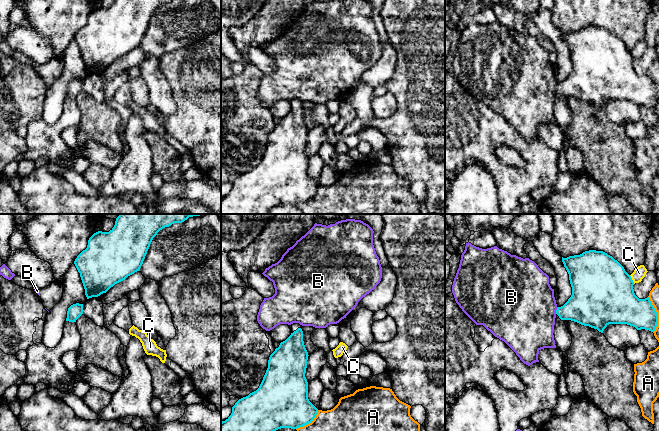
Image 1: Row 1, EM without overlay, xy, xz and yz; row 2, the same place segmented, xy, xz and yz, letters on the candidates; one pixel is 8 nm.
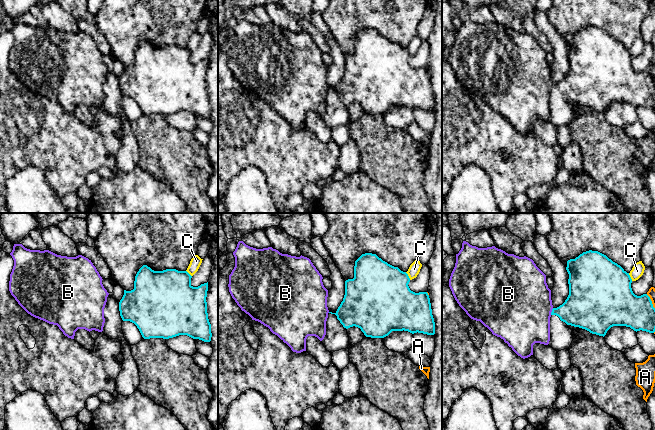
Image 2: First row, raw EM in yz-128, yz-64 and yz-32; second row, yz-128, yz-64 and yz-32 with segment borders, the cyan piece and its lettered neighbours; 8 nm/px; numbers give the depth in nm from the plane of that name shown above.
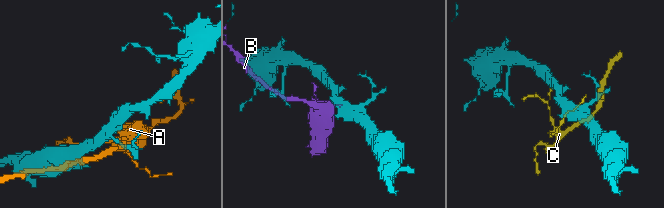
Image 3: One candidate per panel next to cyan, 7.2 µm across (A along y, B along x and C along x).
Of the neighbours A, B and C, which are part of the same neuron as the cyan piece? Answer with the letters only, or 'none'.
none

